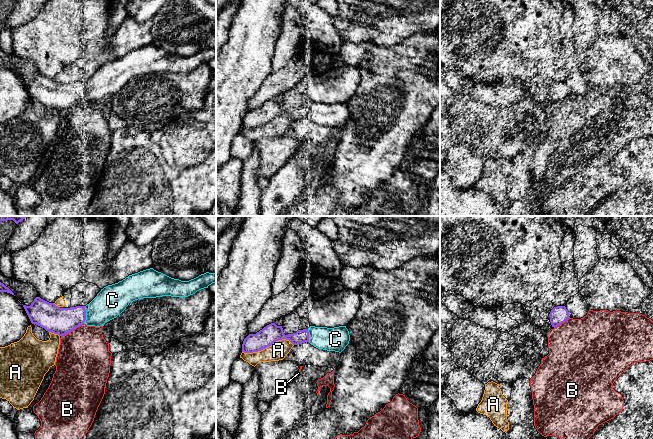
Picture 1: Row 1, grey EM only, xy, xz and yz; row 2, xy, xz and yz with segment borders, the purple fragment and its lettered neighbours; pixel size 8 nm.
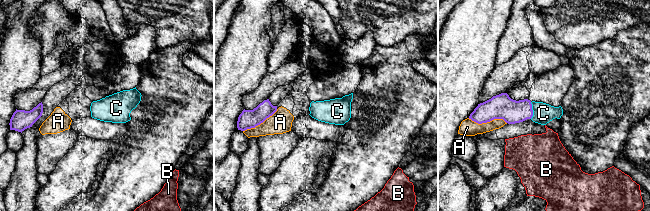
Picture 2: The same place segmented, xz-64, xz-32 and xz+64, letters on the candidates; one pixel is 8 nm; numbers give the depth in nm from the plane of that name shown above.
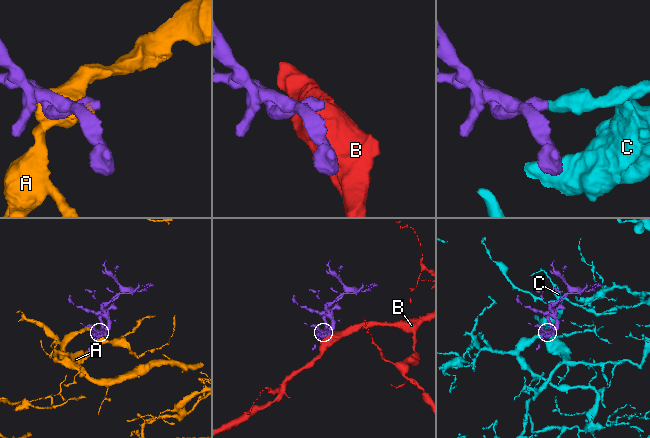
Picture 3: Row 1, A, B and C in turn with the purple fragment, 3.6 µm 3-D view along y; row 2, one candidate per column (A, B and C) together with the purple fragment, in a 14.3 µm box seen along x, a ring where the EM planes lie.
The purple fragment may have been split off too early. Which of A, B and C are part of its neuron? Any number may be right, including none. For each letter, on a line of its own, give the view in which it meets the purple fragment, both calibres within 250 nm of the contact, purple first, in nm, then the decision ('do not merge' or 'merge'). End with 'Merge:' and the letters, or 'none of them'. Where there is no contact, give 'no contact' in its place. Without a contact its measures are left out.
A: contact in xz; calibres 150 and 150 nm; do not merge
B: contact in xy; calibres 220 and 420 nm; do not merge
C: contact in xy; calibres 220 and 240 nm; merge
Merge: C

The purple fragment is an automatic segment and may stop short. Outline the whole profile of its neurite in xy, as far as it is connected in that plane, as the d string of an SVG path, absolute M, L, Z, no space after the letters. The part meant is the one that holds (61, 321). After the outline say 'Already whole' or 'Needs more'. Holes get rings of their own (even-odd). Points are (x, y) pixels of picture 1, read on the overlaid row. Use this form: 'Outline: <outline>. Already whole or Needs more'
Outline: M150 268L104 287L86 306L60 308L36 297L30 306L23 307L32 324L63 336L82 324L104 326L135 300L162 296L188 297L215 282L216 273L206 272L189 281L181 281Z. Needs more

